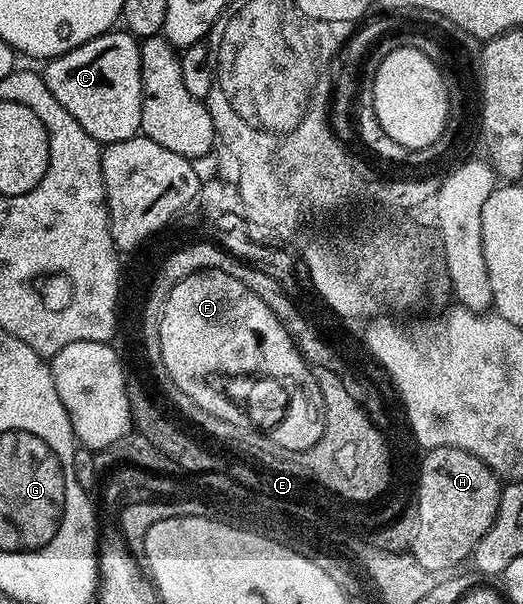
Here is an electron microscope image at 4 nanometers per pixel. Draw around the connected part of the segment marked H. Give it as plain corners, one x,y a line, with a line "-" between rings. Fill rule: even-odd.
437,451
427,459
423,467
422,507
420,507
420,531
415,543
416,555
426,564
429,572
447,573
458,568
463,558
474,552
477,541
485,537
485,533
493,525
495,514
499,508
499,492
501,480
471,451

